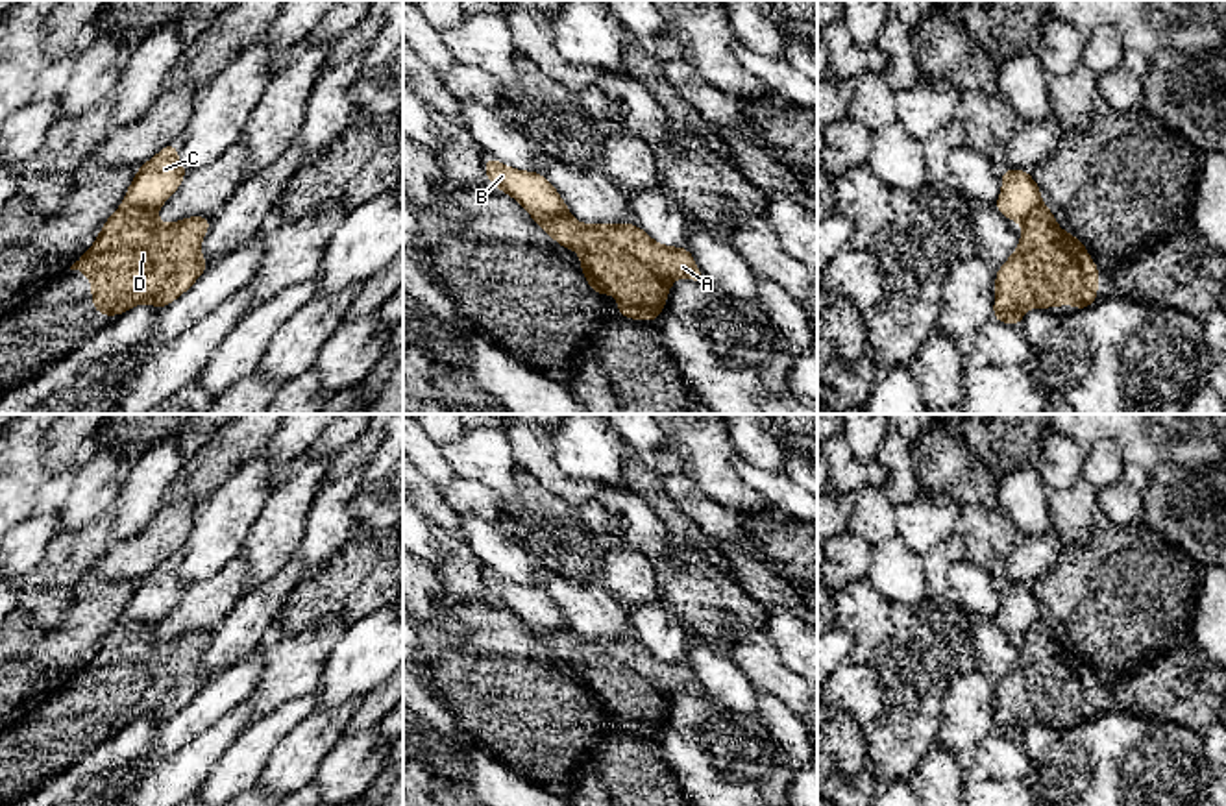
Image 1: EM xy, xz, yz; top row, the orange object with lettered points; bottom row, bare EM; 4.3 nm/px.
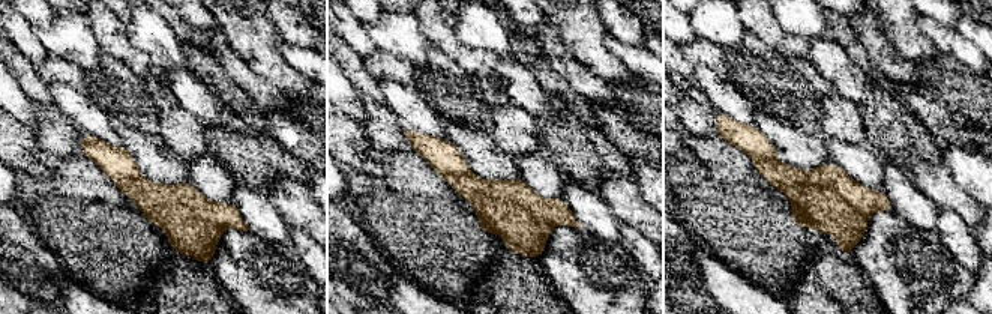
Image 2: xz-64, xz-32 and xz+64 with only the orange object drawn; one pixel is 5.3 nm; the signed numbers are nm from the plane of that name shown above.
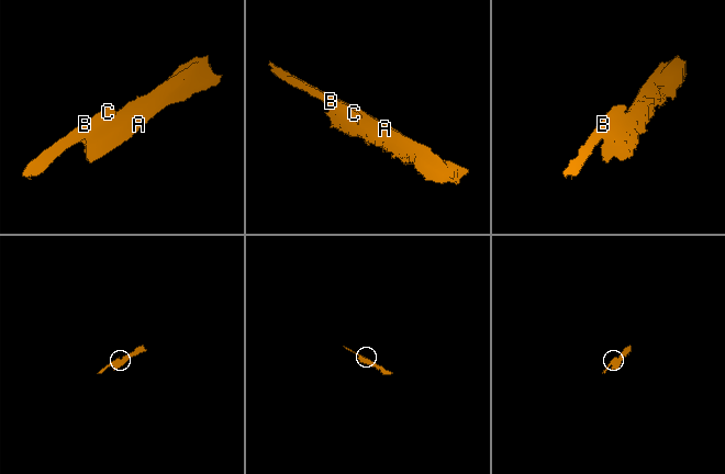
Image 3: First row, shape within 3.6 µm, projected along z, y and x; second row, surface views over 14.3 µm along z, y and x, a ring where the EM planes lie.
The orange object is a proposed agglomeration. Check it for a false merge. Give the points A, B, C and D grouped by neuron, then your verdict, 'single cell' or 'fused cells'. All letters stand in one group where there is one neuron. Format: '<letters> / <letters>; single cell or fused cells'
A D / B C; fused cells

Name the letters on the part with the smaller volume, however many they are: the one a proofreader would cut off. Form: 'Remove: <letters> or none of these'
Remove: B, C

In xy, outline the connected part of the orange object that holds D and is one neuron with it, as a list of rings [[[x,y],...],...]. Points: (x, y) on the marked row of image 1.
[[[118,207],[102,233],[70,270],[92,279],[92,309],[105,318],[120,316],[133,305],[165,309],[211,266],[200,242],[211,216],[187,216],[159,224],[157,209]]]

